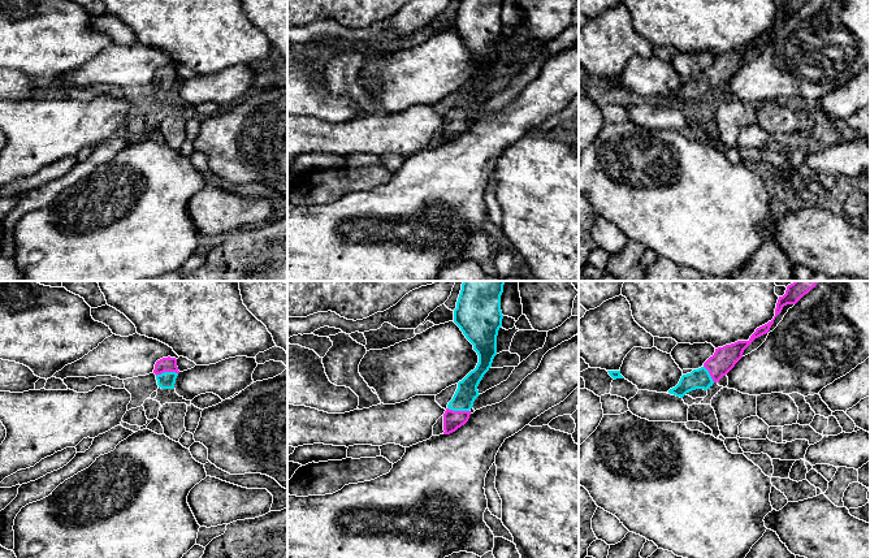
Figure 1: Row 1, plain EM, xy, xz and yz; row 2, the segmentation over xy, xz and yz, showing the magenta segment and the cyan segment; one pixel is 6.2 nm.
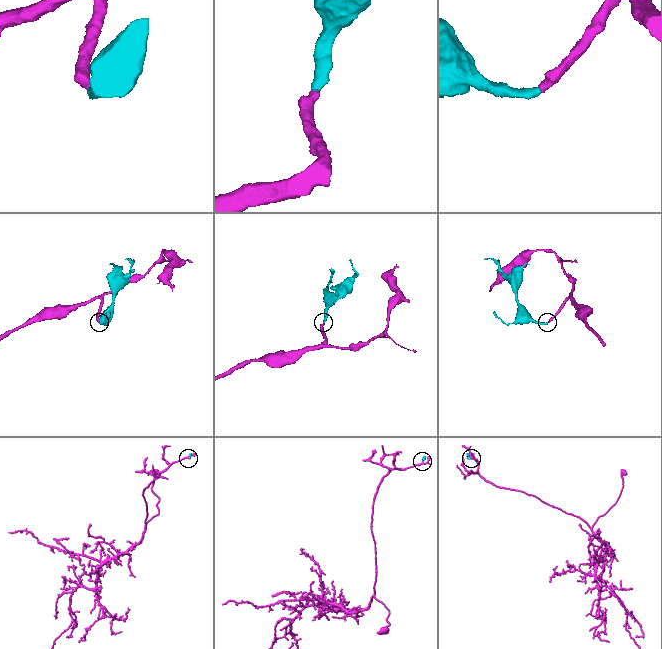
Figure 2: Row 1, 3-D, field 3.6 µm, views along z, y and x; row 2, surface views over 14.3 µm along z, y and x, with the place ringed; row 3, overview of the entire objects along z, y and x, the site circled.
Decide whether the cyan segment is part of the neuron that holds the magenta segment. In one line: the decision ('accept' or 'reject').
accept

